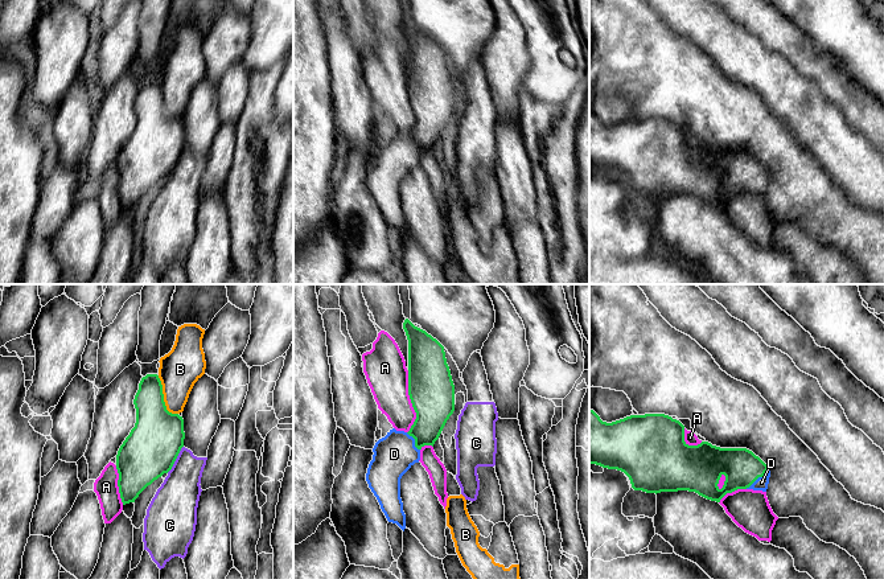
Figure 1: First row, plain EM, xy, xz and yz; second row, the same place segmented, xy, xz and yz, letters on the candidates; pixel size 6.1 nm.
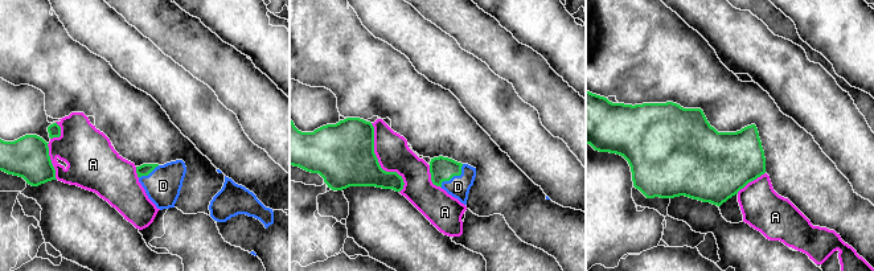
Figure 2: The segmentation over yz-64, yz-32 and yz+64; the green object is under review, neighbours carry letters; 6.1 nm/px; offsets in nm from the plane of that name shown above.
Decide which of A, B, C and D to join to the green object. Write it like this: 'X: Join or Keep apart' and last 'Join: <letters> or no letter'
A: Keep apart
B: Keep apart
C: Keep apart
D: Join
Join: D

